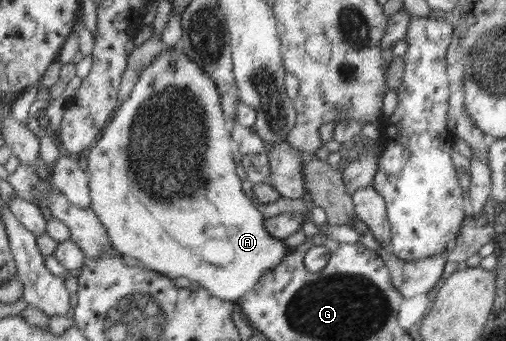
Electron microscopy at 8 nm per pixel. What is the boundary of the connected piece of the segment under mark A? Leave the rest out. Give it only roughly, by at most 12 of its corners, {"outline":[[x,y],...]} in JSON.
{"outline":[[163,48],[89,148],[112,248],[237,301],[289,247]]}

